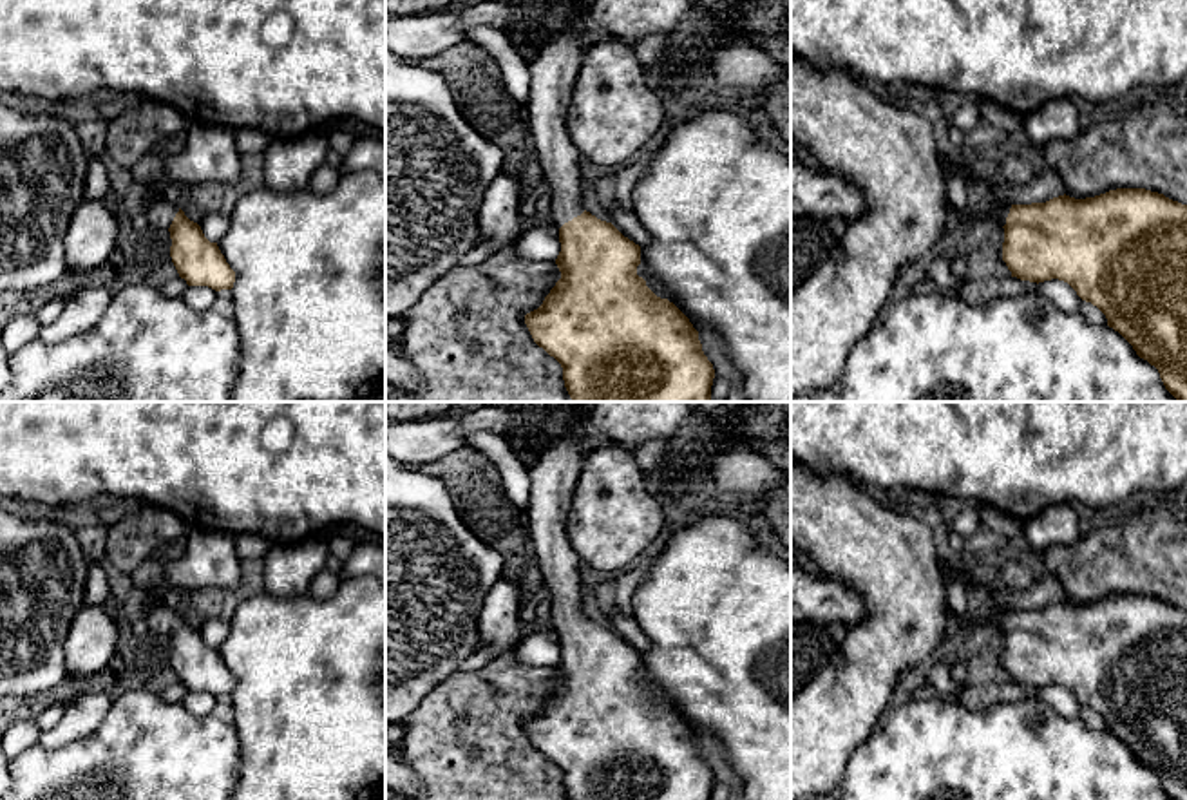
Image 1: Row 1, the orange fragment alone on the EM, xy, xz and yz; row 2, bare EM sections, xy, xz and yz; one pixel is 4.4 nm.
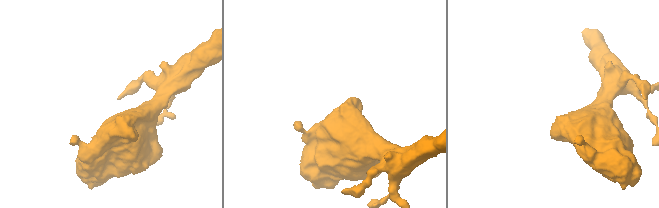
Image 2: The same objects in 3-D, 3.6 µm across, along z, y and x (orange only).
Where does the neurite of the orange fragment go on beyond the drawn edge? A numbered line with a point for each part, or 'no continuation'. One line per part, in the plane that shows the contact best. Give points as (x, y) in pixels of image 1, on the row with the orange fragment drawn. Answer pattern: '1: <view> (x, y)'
1: xz (554, 71)

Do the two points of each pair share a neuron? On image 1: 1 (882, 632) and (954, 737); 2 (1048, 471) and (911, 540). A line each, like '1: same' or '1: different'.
1: different
2: different

